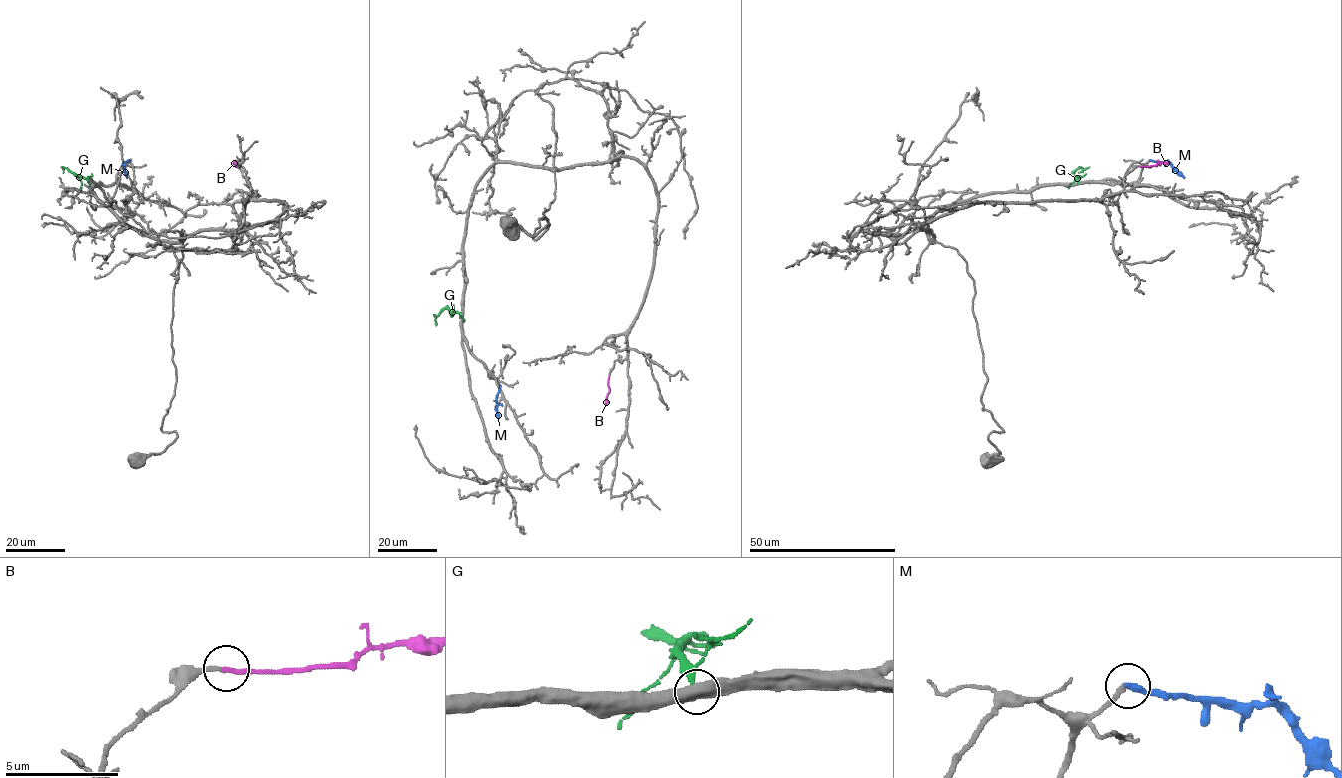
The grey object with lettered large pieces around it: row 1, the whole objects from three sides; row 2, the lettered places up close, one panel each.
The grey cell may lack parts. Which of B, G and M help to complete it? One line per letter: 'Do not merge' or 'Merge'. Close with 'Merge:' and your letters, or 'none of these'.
B: Merge
G: Do not merge
M: Do not merge
Merge: B

